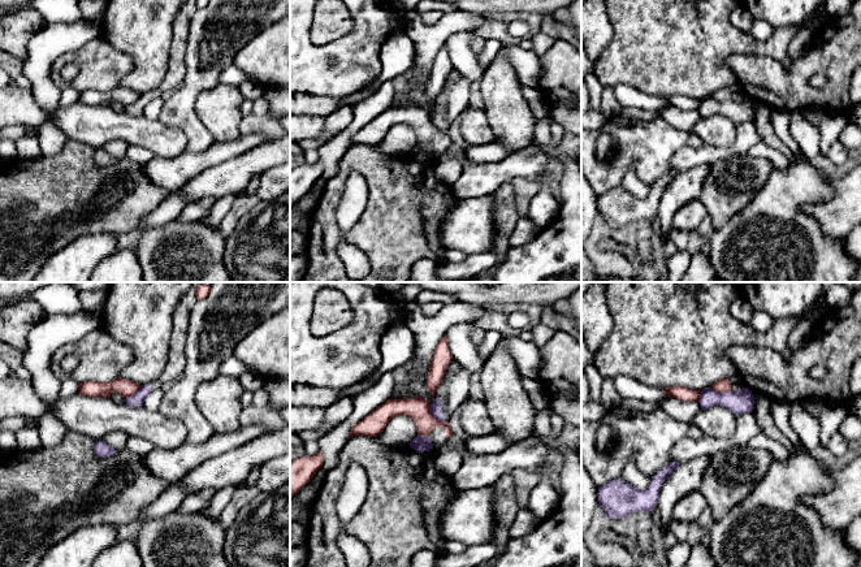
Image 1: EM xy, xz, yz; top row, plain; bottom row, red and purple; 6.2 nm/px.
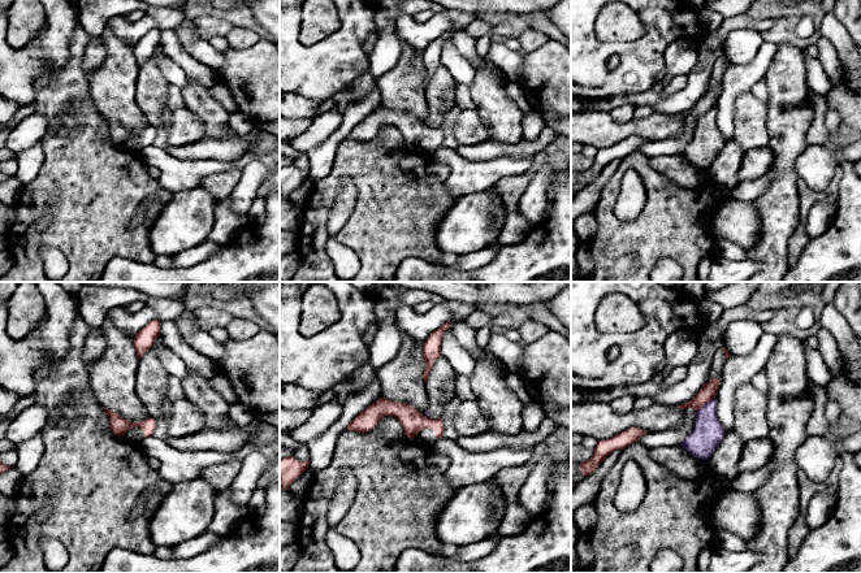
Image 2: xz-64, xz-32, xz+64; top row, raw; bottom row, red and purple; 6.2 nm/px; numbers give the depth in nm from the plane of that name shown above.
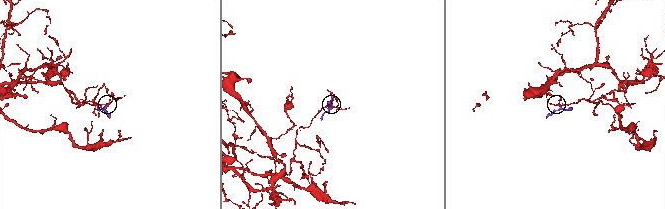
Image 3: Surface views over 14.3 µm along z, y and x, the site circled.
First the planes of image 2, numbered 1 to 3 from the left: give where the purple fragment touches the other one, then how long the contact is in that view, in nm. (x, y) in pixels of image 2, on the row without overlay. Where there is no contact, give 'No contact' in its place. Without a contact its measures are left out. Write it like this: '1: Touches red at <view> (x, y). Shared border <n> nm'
1: No contact
2: Touches red at xz-32 (427, 125). Shared border 30 nm
3: Touches red at xz+64 (705, 112). Shared border 140 nm

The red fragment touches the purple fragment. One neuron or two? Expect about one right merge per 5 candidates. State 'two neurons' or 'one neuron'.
two neurons

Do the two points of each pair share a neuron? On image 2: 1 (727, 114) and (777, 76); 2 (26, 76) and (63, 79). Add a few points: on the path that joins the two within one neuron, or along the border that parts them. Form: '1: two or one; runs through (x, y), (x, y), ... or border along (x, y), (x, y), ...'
1: two; border along (777, 48), (764, 77)
2: two; border along (61, 57), (40, 70), (33, 103)

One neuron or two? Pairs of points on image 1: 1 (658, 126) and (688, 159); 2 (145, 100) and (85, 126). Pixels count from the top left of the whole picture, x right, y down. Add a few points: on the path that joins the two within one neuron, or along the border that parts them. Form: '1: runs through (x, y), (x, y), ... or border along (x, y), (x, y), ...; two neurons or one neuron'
1: border along (686, 143), (673, 156), (670, 169); two neurons
2: border along (124, 111), (133, 116), (142, 115); two neurons

